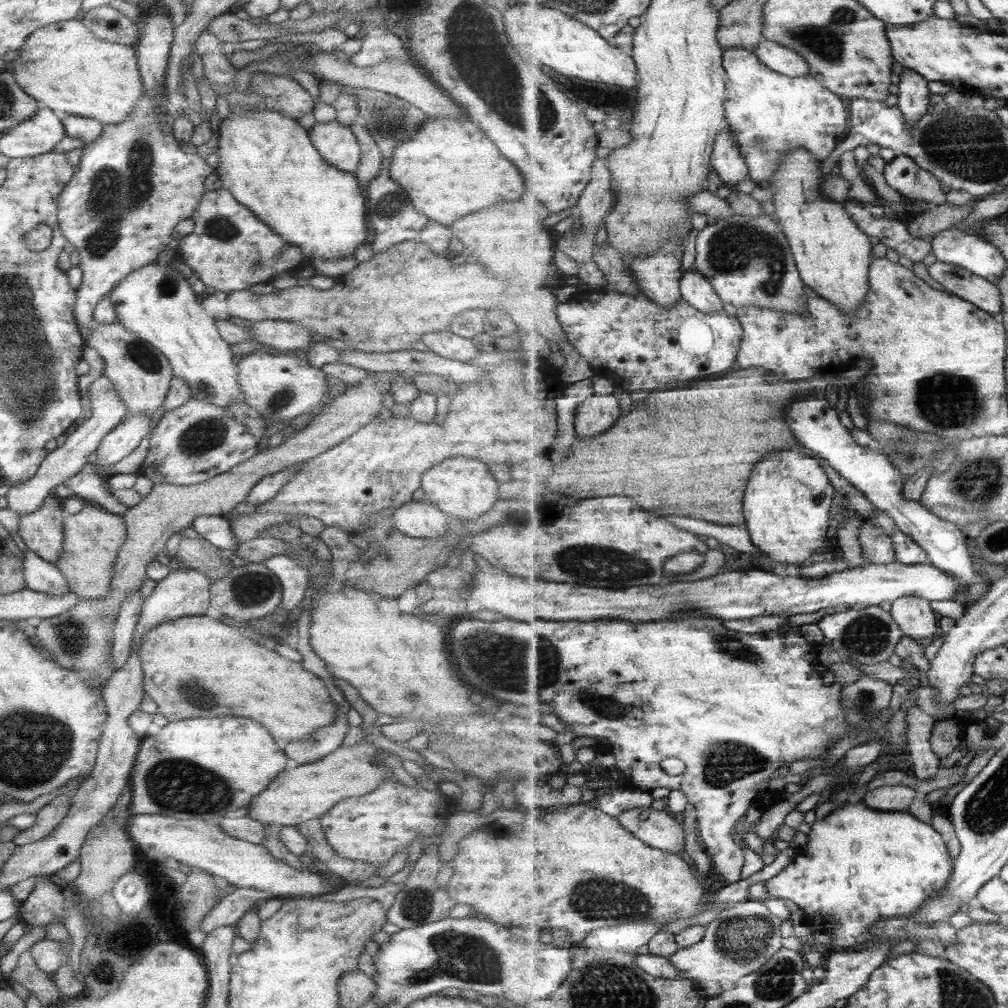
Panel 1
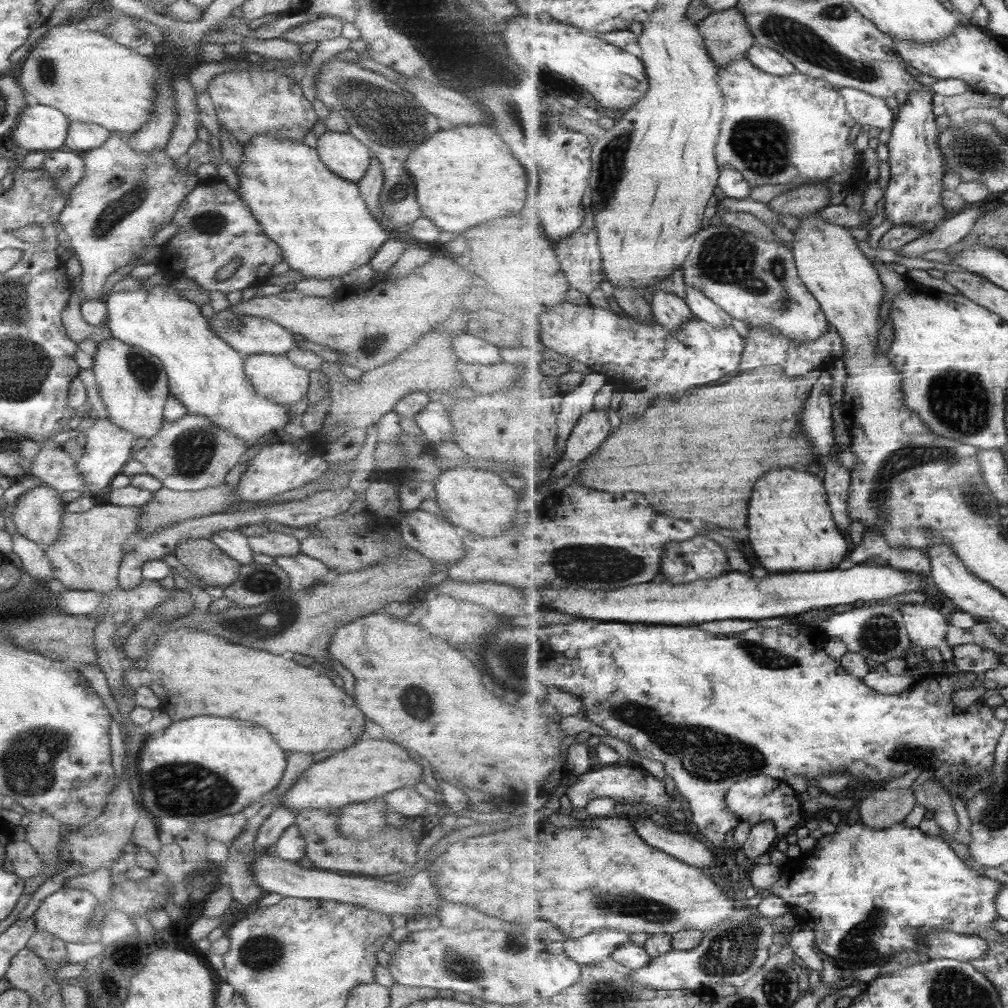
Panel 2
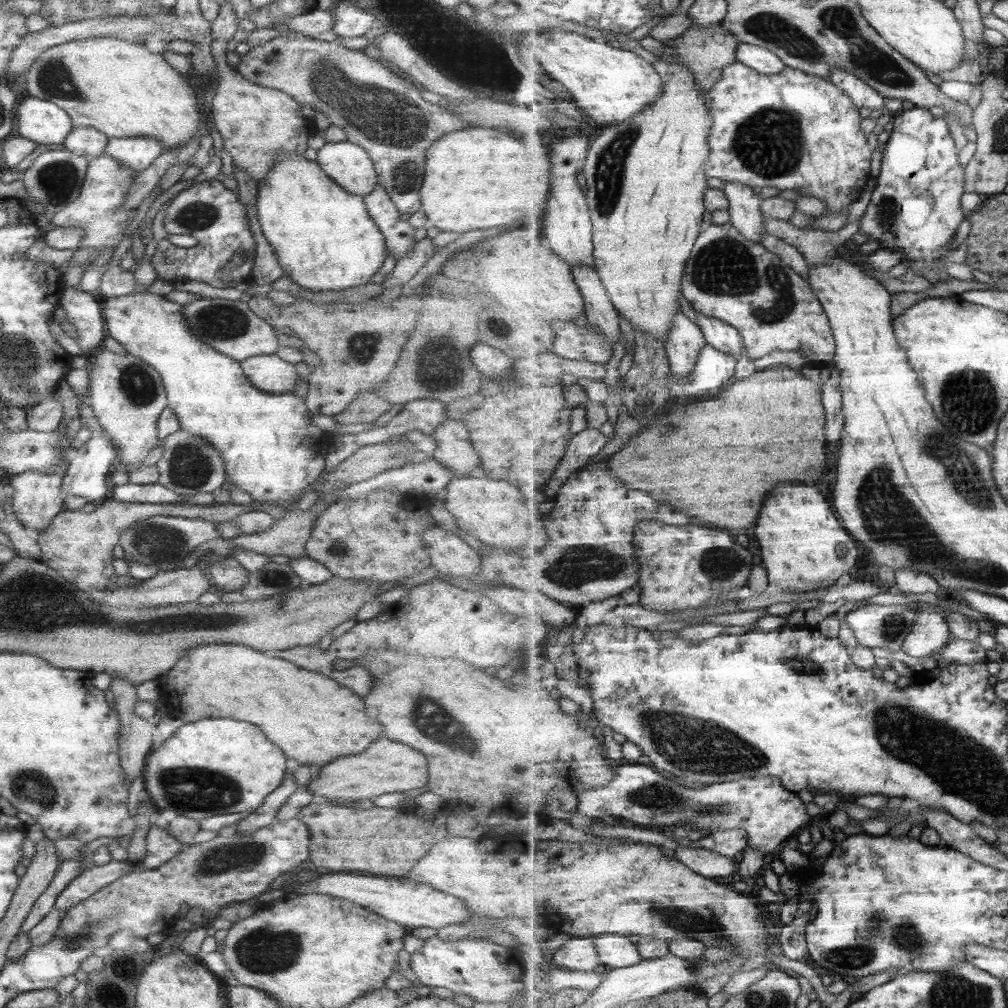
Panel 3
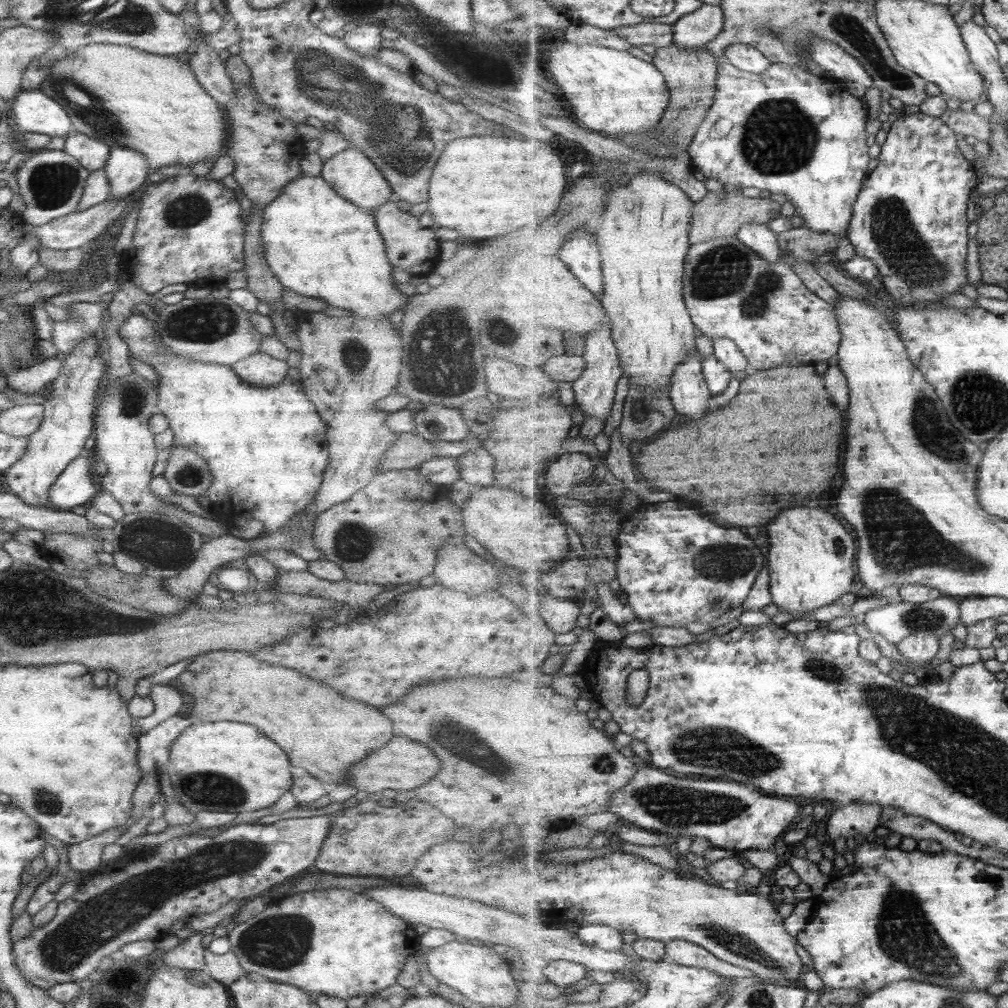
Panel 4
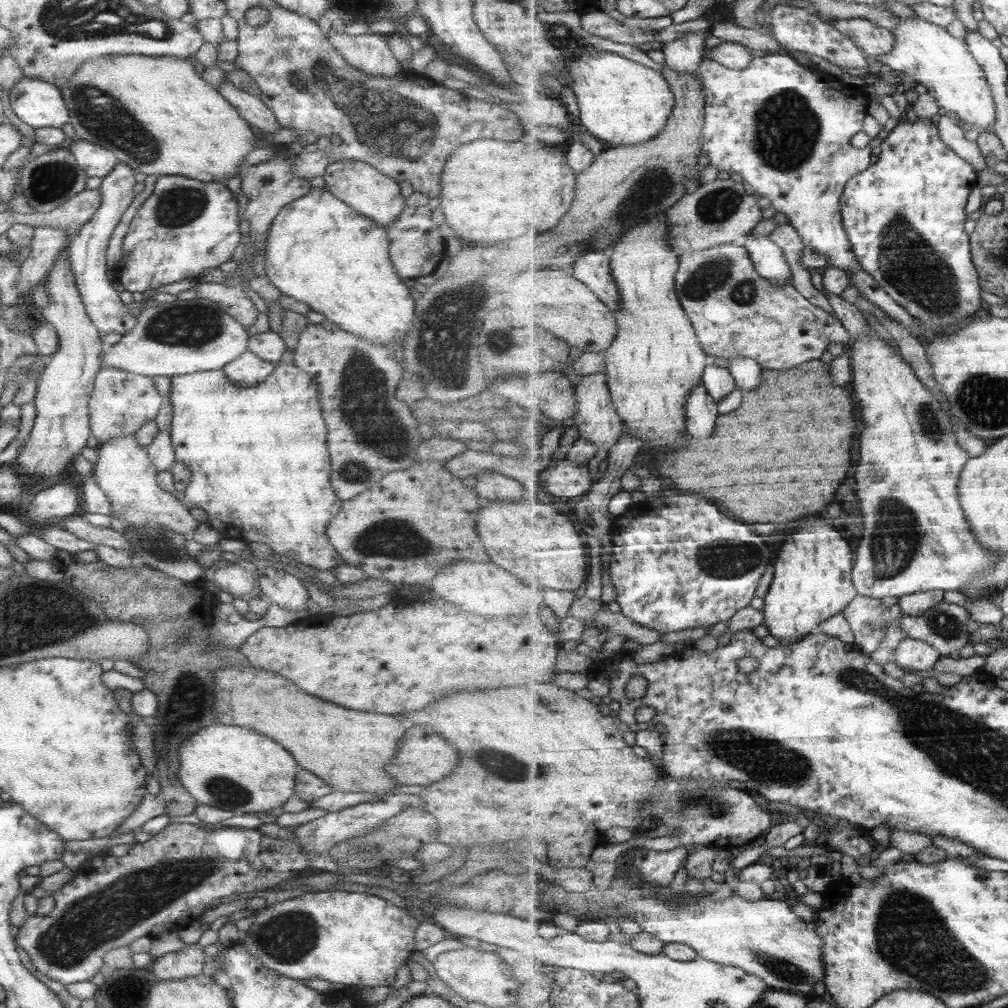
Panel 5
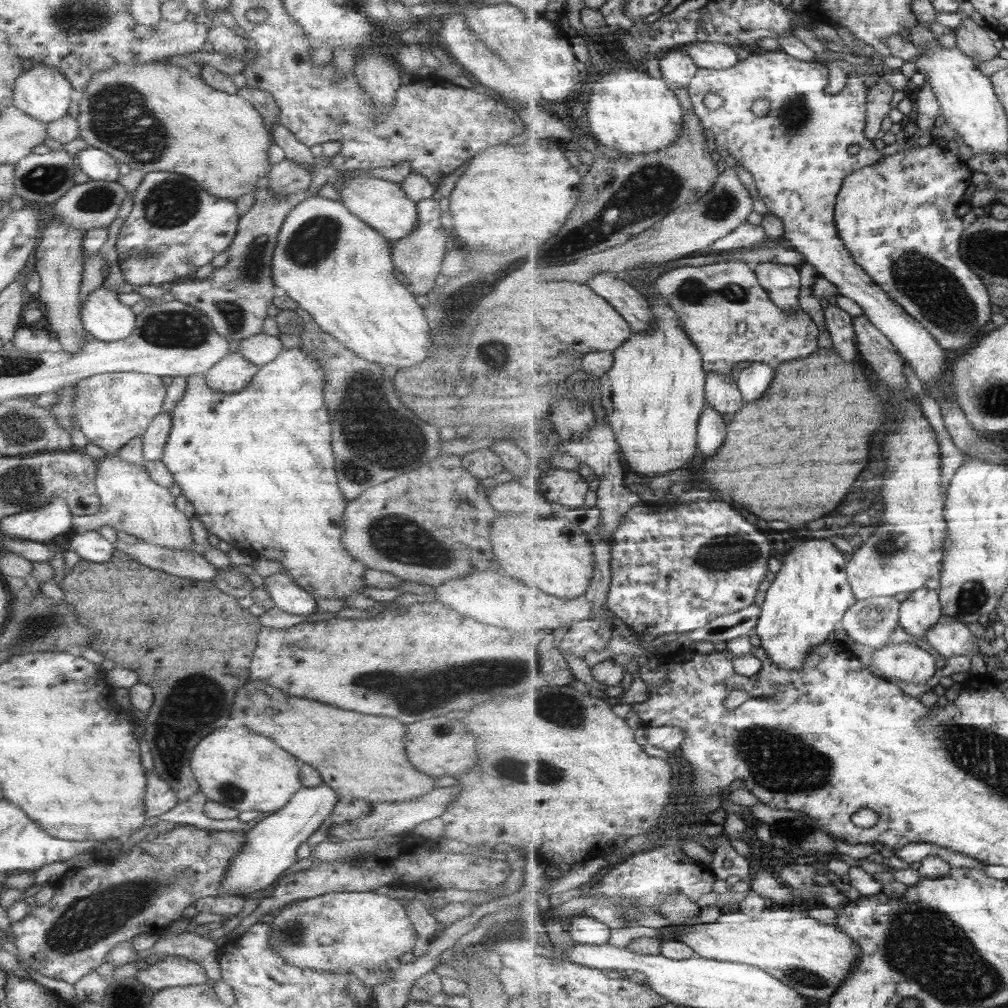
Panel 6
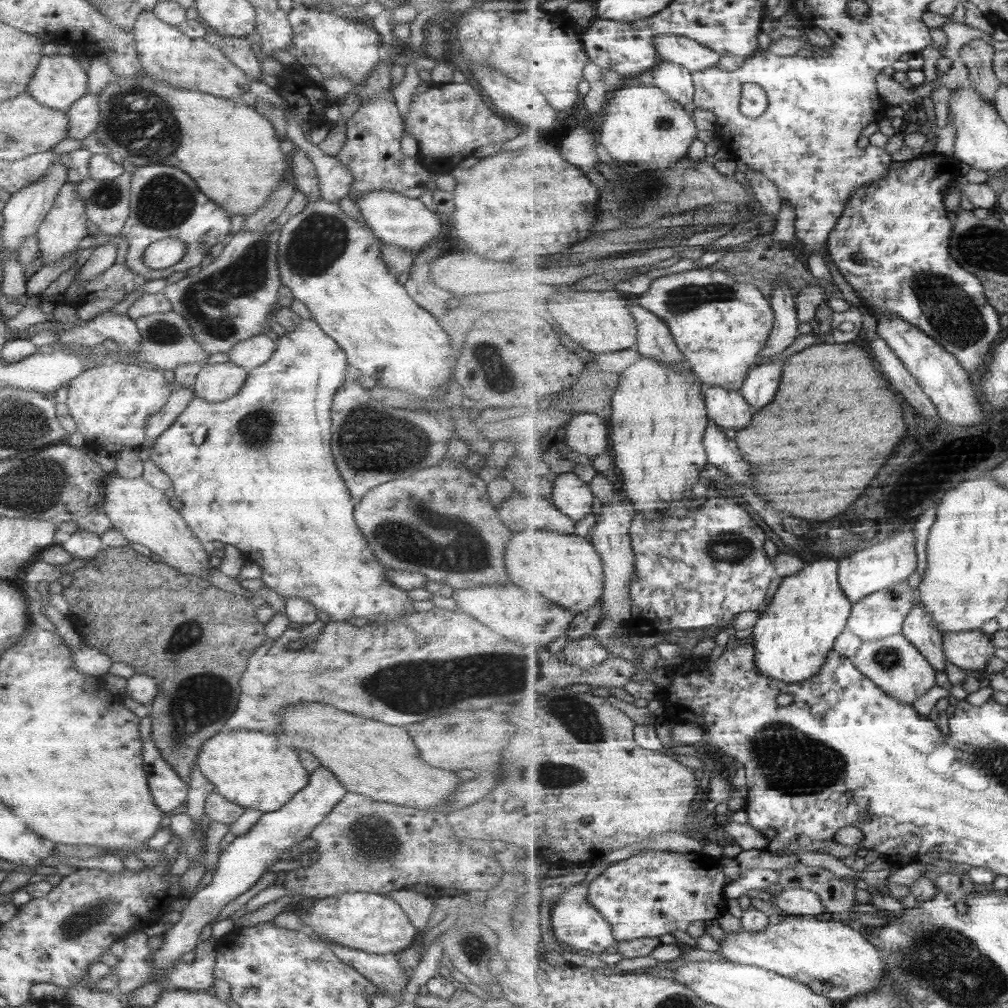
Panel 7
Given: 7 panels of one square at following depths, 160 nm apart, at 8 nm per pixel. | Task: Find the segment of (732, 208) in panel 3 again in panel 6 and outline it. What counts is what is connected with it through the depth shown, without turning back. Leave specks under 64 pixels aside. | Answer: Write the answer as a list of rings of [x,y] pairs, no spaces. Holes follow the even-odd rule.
[[[768,262],[752,266],[760,283],[768,291],[770,298],[781,310],[793,312],[799,307],[801,294],[801,276],[799,267],[792,265],[775,265]]]

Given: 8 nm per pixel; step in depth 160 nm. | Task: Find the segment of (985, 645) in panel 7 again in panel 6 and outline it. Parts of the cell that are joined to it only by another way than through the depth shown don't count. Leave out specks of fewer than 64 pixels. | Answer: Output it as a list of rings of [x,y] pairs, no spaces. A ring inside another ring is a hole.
[[[946,614],[930,628],[925,640],[944,658],[951,656],[971,657],[980,654],[977,636],[969,630],[967,623]]]

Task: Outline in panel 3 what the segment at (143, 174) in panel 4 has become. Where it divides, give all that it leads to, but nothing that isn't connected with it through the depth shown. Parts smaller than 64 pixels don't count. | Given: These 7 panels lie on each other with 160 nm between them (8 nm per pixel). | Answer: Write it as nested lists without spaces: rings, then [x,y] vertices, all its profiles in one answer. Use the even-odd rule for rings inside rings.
[[[108,138],[104,148],[104,154],[134,172],[145,170],[161,153],[154,138]]]

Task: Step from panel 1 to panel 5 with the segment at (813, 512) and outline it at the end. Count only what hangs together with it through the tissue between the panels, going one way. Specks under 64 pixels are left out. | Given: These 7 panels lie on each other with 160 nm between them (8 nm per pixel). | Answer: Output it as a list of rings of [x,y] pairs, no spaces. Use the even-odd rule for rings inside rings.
[[[805,524],[777,546],[773,565],[775,577],[769,592],[764,596],[764,624],[769,634],[779,638],[780,644],[799,642],[807,635],[819,632],[821,622],[843,612],[859,591],[853,583],[853,548],[829,524]]]

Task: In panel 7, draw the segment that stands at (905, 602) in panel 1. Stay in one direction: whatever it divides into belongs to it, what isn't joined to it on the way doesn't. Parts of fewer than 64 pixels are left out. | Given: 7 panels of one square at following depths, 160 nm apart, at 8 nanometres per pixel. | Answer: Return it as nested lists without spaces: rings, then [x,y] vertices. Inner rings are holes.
[[[901,632],[887,638],[871,642],[864,641],[853,657],[857,668],[868,675],[889,695],[899,702],[913,704],[917,698],[927,694],[933,686],[937,686],[936,667],[925,658],[925,655]]]

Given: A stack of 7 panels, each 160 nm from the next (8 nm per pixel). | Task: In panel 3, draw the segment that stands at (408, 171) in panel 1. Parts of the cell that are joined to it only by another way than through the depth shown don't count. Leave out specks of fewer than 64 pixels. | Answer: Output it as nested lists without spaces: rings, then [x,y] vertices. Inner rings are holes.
[[[468,126],[463,130],[454,130],[451,134],[445,134],[433,142],[429,147],[428,153],[425,154],[424,177],[420,184],[420,211],[425,215],[427,226],[435,227],[439,231],[452,232],[455,234],[463,234],[467,230],[487,230],[487,228],[513,228],[517,224],[519,218],[523,216],[543,216],[545,208],[547,208],[547,200],[552,192],[552,162],[548,155],[548,148],[545,143],[539,141],[537,137],[532,139],[517,139],[513,134],[499,134],[495,128],[471,127]],[[531,142],[535,144],[535,148],[525,148],[523,144]]]

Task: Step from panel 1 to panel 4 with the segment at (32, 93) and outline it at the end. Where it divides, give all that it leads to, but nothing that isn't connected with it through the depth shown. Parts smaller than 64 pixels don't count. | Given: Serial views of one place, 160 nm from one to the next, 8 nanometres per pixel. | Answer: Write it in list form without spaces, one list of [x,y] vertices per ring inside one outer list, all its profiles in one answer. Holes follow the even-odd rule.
[[[94,43],[54,60],[49,76],[37,90],[55,100],[70,117],[70,131],[101,141],[105,146],[124,146],[143,155],[149,172],[179,164],[185,170],[200,160],[224,154],[228,122],[222,108],[201,88],[188,61],[141,52],[127,46]]]

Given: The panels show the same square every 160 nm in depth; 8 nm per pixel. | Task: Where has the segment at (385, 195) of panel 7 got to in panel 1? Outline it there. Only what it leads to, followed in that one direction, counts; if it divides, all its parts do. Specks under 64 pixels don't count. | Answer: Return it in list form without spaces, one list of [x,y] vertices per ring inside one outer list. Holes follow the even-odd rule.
[[[335,121],[315,122],[307,132],[313,148],[329,166],[351,173],[357,168],[360,150],[349,127]]]

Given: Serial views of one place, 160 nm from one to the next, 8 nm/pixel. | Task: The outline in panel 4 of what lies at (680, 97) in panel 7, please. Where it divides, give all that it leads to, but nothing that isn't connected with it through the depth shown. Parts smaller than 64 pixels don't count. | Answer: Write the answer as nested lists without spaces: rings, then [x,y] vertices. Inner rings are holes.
[[[703,4],[697,12],[684,16],[673,25],[674,44],[684,48],[706,46],[723,30],[723,8],[720,5]]]

